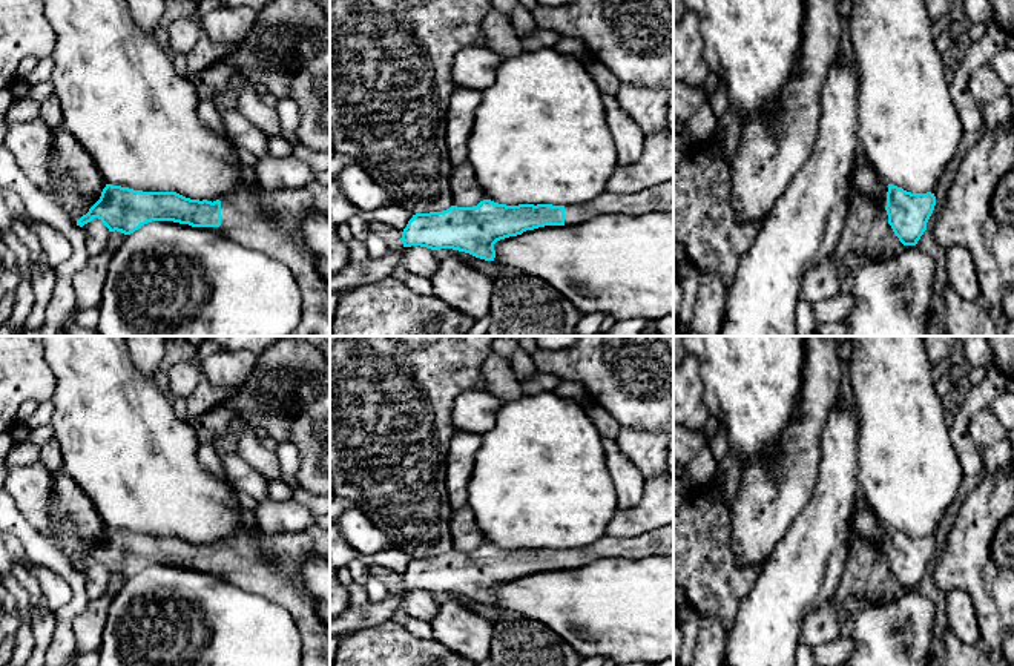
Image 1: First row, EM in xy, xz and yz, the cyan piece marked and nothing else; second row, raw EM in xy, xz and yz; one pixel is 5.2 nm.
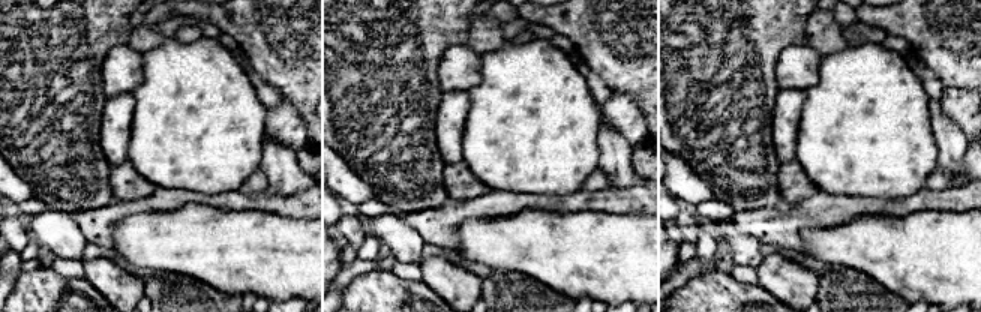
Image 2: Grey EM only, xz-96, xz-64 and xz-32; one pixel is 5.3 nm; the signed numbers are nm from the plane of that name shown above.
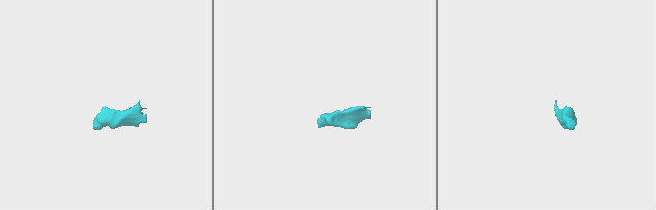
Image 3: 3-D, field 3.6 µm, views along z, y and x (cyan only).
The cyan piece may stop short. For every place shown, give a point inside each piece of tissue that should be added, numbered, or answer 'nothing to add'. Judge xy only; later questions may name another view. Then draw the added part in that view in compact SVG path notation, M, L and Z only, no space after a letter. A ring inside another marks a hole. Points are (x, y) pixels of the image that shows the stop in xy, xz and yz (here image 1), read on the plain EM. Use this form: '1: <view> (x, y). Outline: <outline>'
1: xy (258, 562). Outline: M318 525L298 532L235 531L218 543L221 545L221 569L206 572L281 603L295 618L302 637L301 666L330 666L330 626L318 617L316 600L301 580L301 565L310 556L330 559L330 531Z

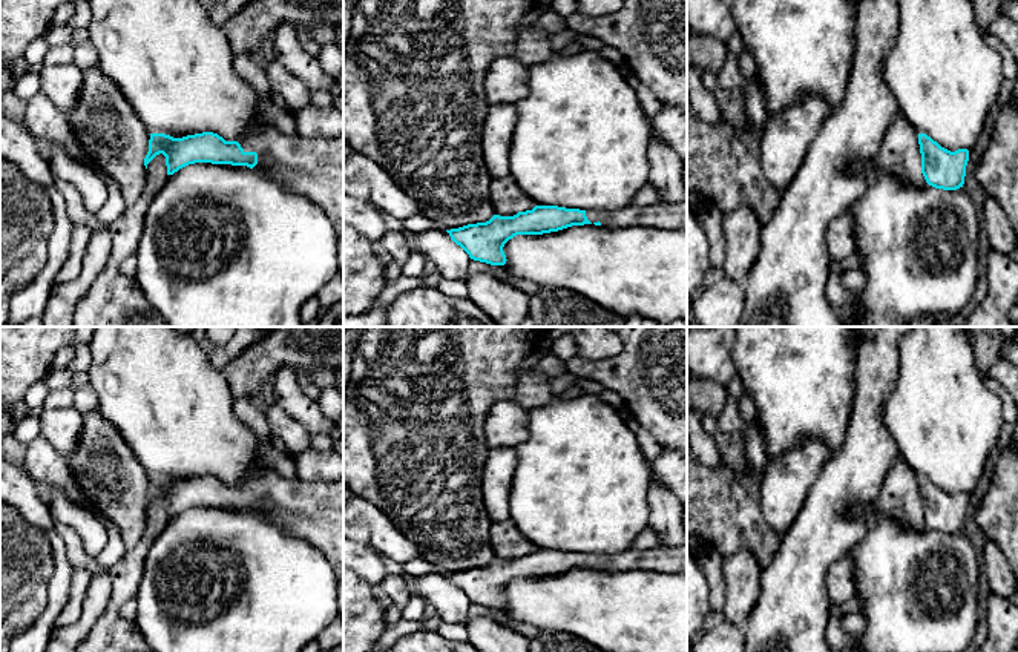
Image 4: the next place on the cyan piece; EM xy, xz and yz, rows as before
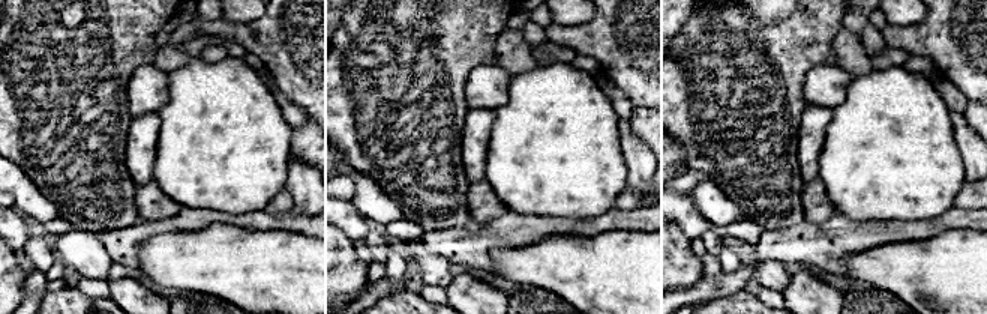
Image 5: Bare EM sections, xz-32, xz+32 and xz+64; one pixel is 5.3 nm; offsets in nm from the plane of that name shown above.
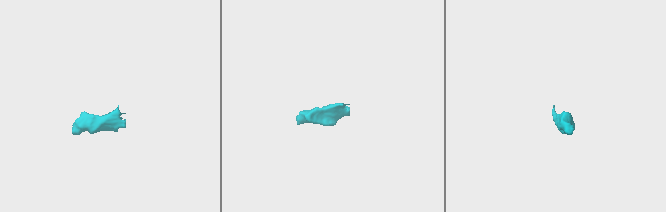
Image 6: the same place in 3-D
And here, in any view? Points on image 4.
1: xy (313, 511). Outline: M258 468L238 485L244 496L258 497L258 509L285 534L299 537L319 549L330 561L337 583L337 617L323 627L316 641L322 652L343 644L343 480L304 482L284 479Z

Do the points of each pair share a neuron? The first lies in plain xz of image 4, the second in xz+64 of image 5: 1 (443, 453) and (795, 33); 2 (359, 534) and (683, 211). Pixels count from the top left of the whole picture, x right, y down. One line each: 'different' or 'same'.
1: same
2: different

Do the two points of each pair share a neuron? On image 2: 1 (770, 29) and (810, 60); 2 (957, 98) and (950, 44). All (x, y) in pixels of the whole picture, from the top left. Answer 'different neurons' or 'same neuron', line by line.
1: different neurons
2: different neurons

